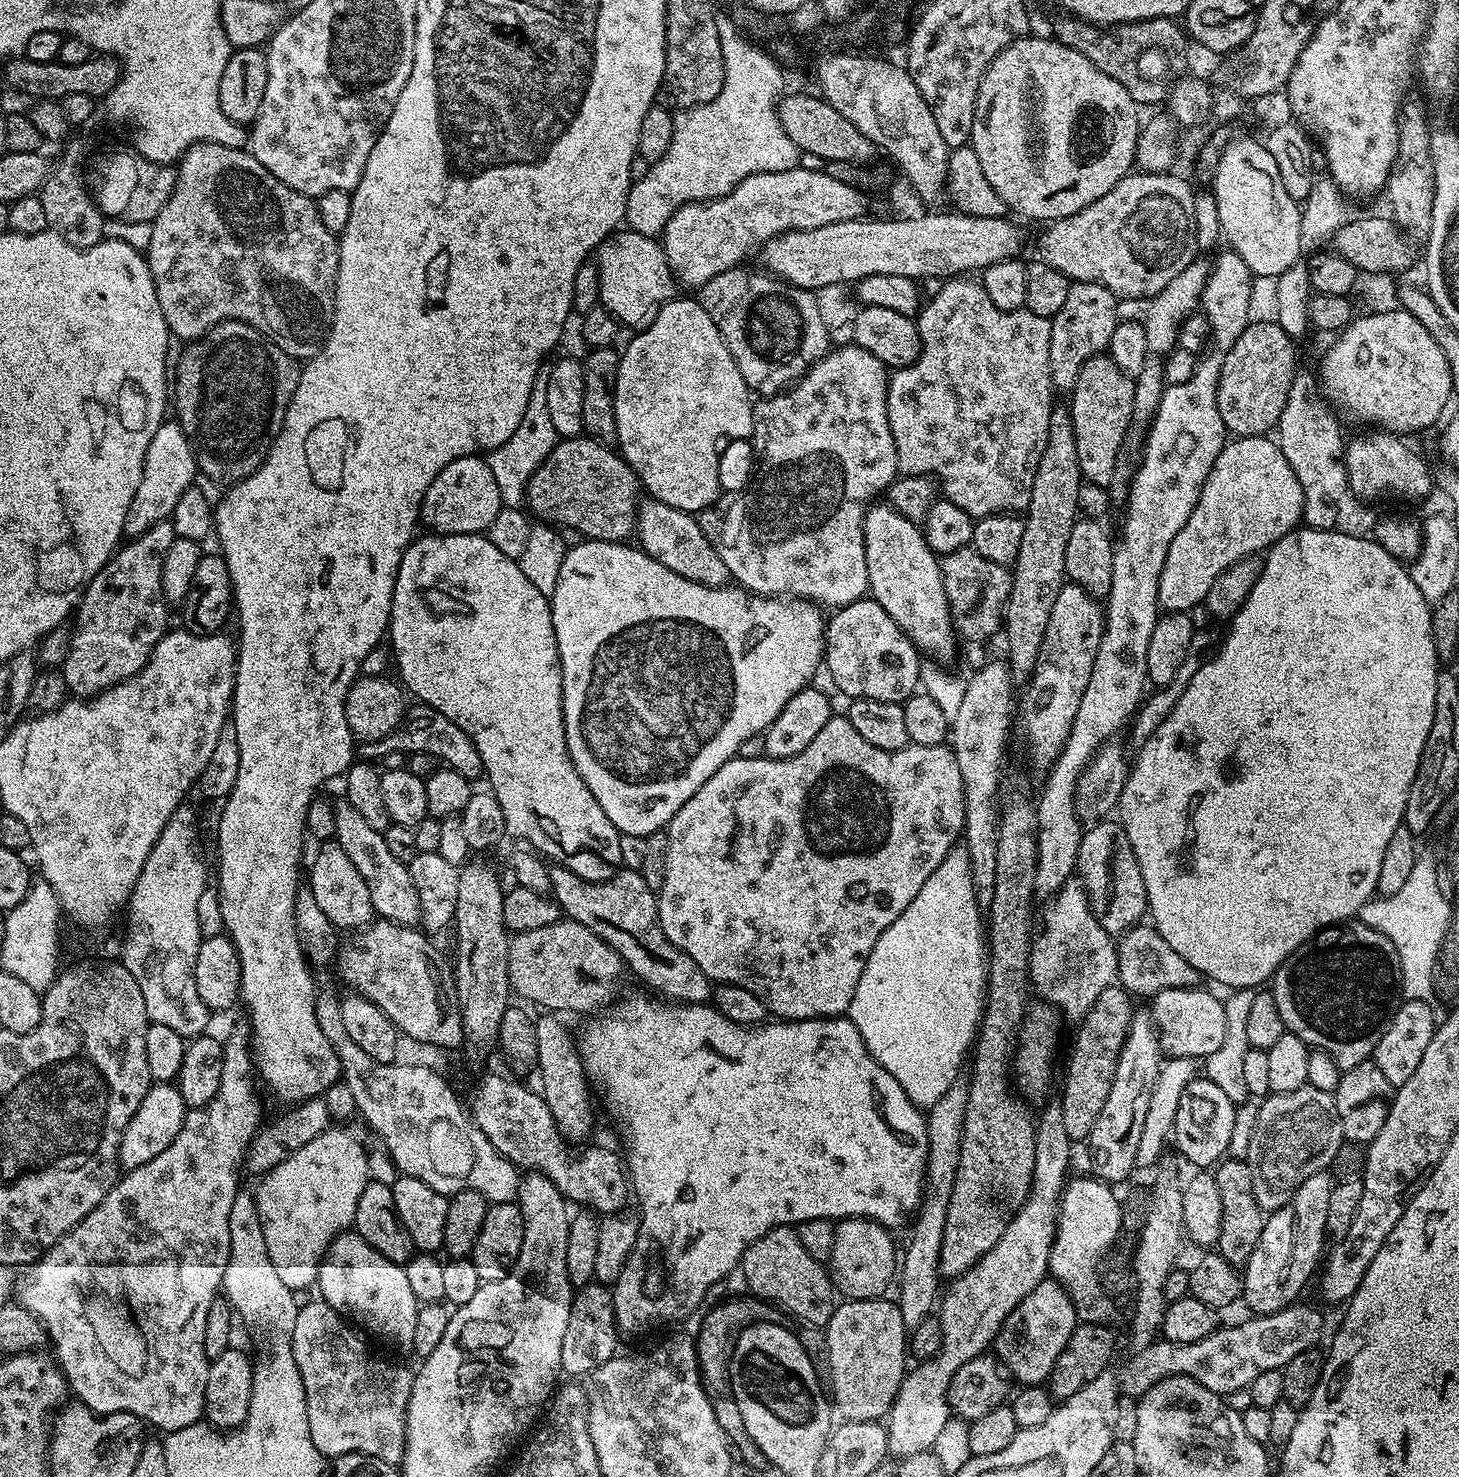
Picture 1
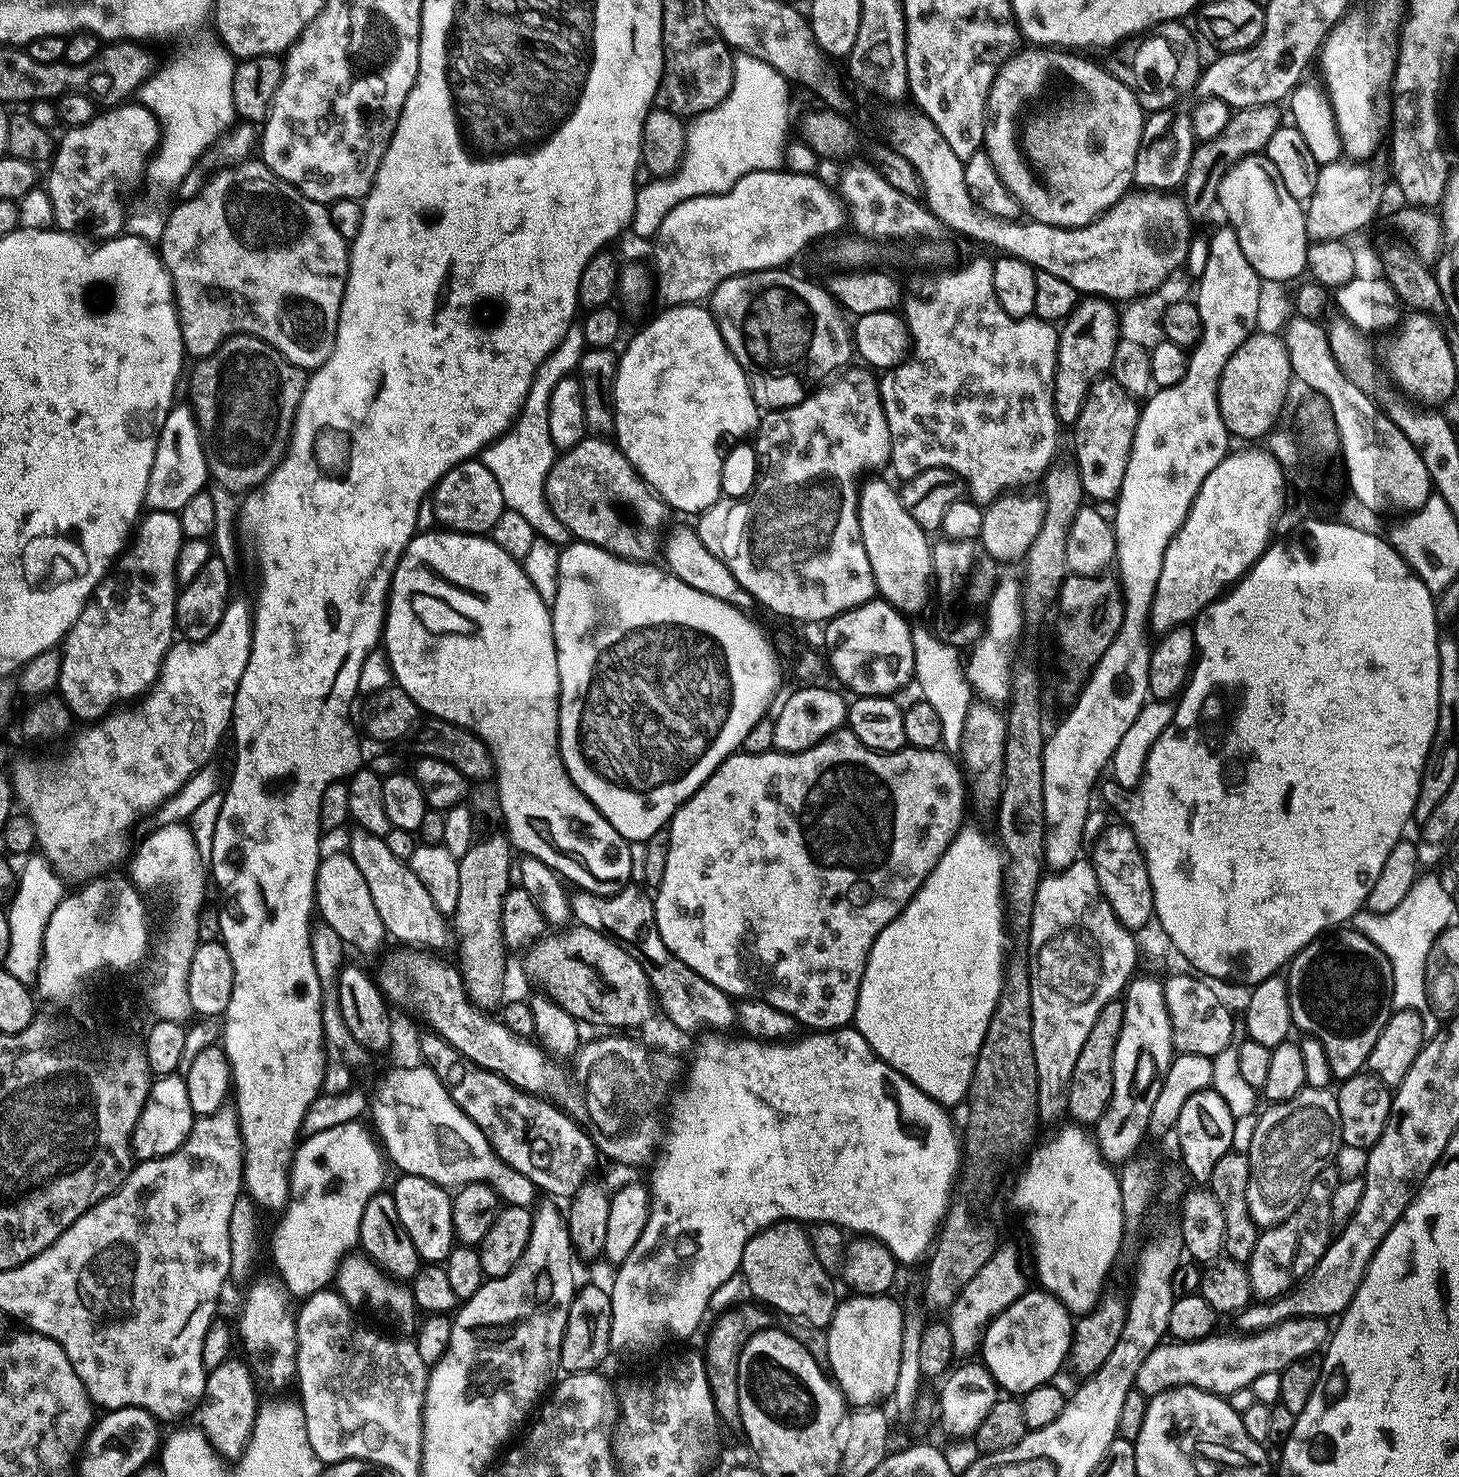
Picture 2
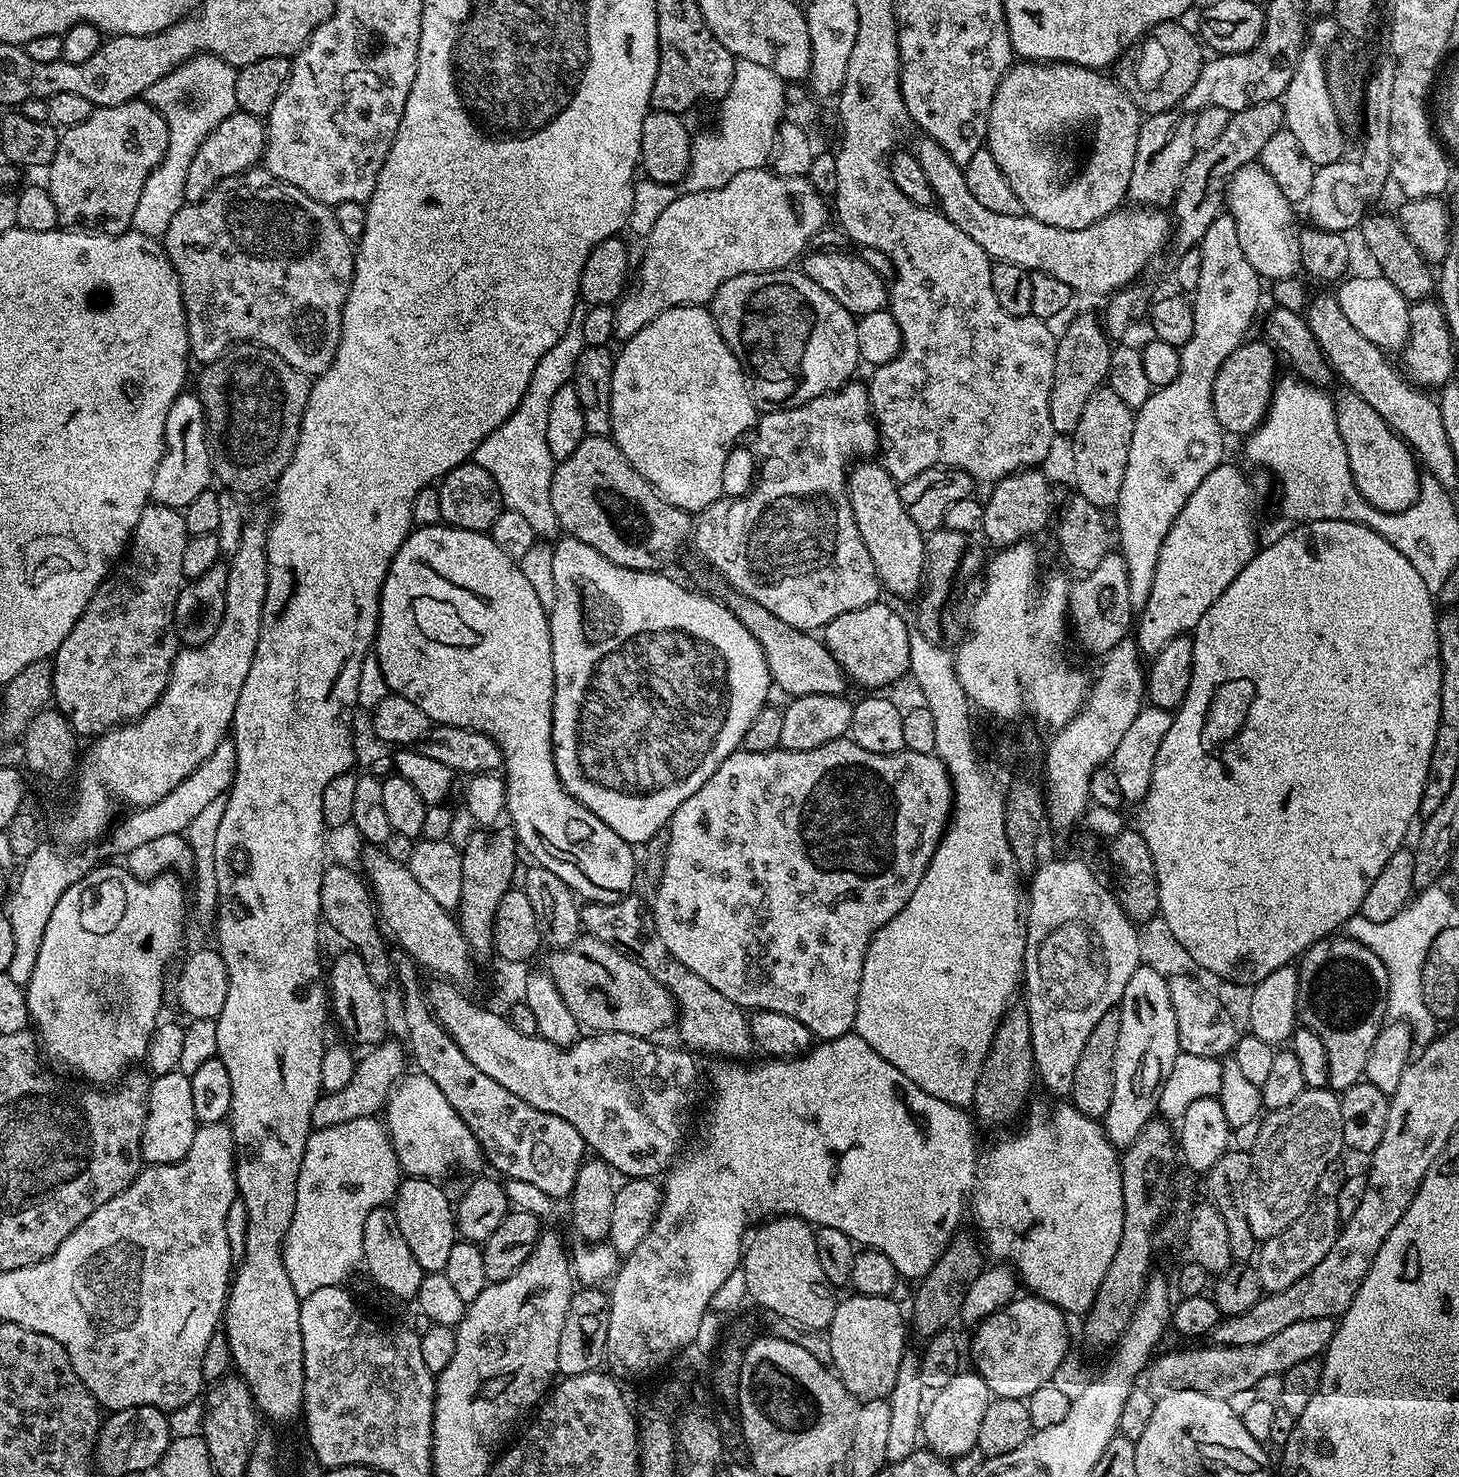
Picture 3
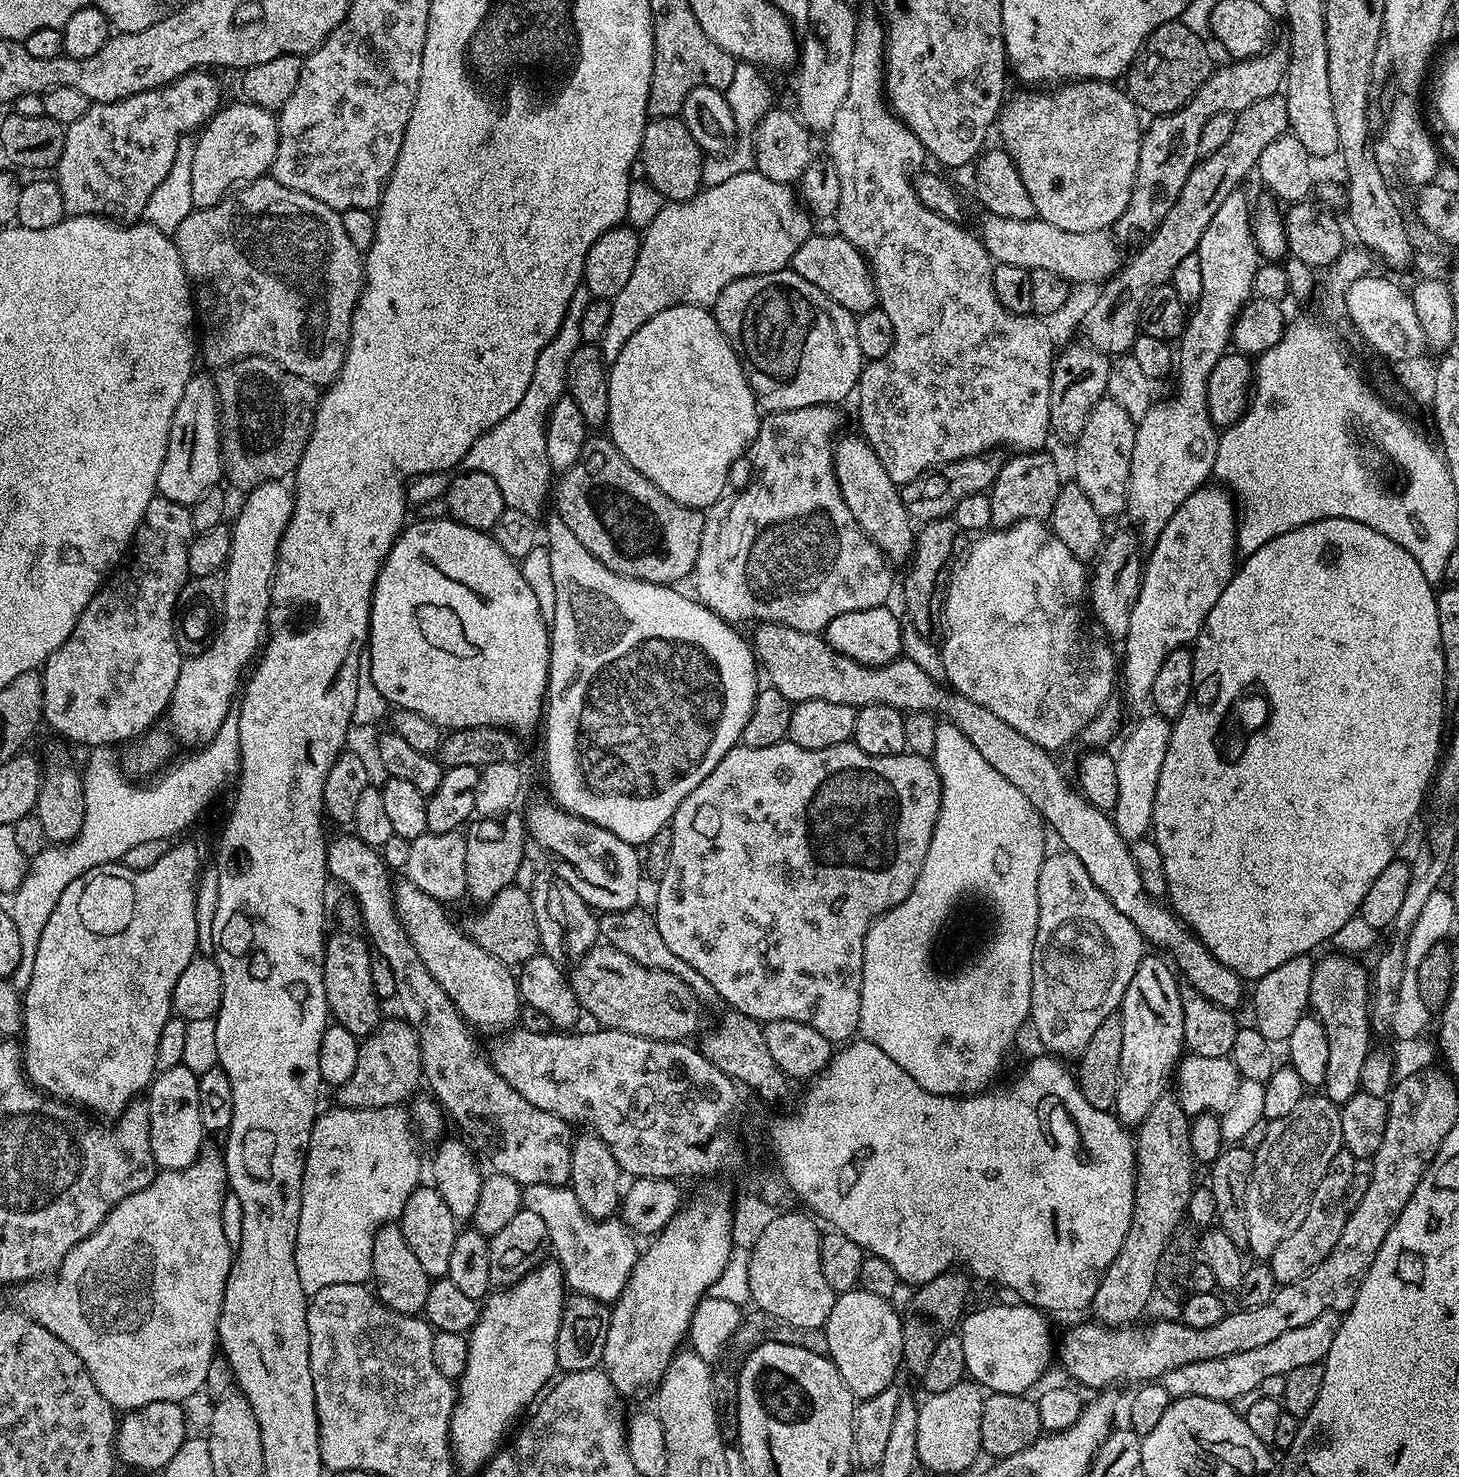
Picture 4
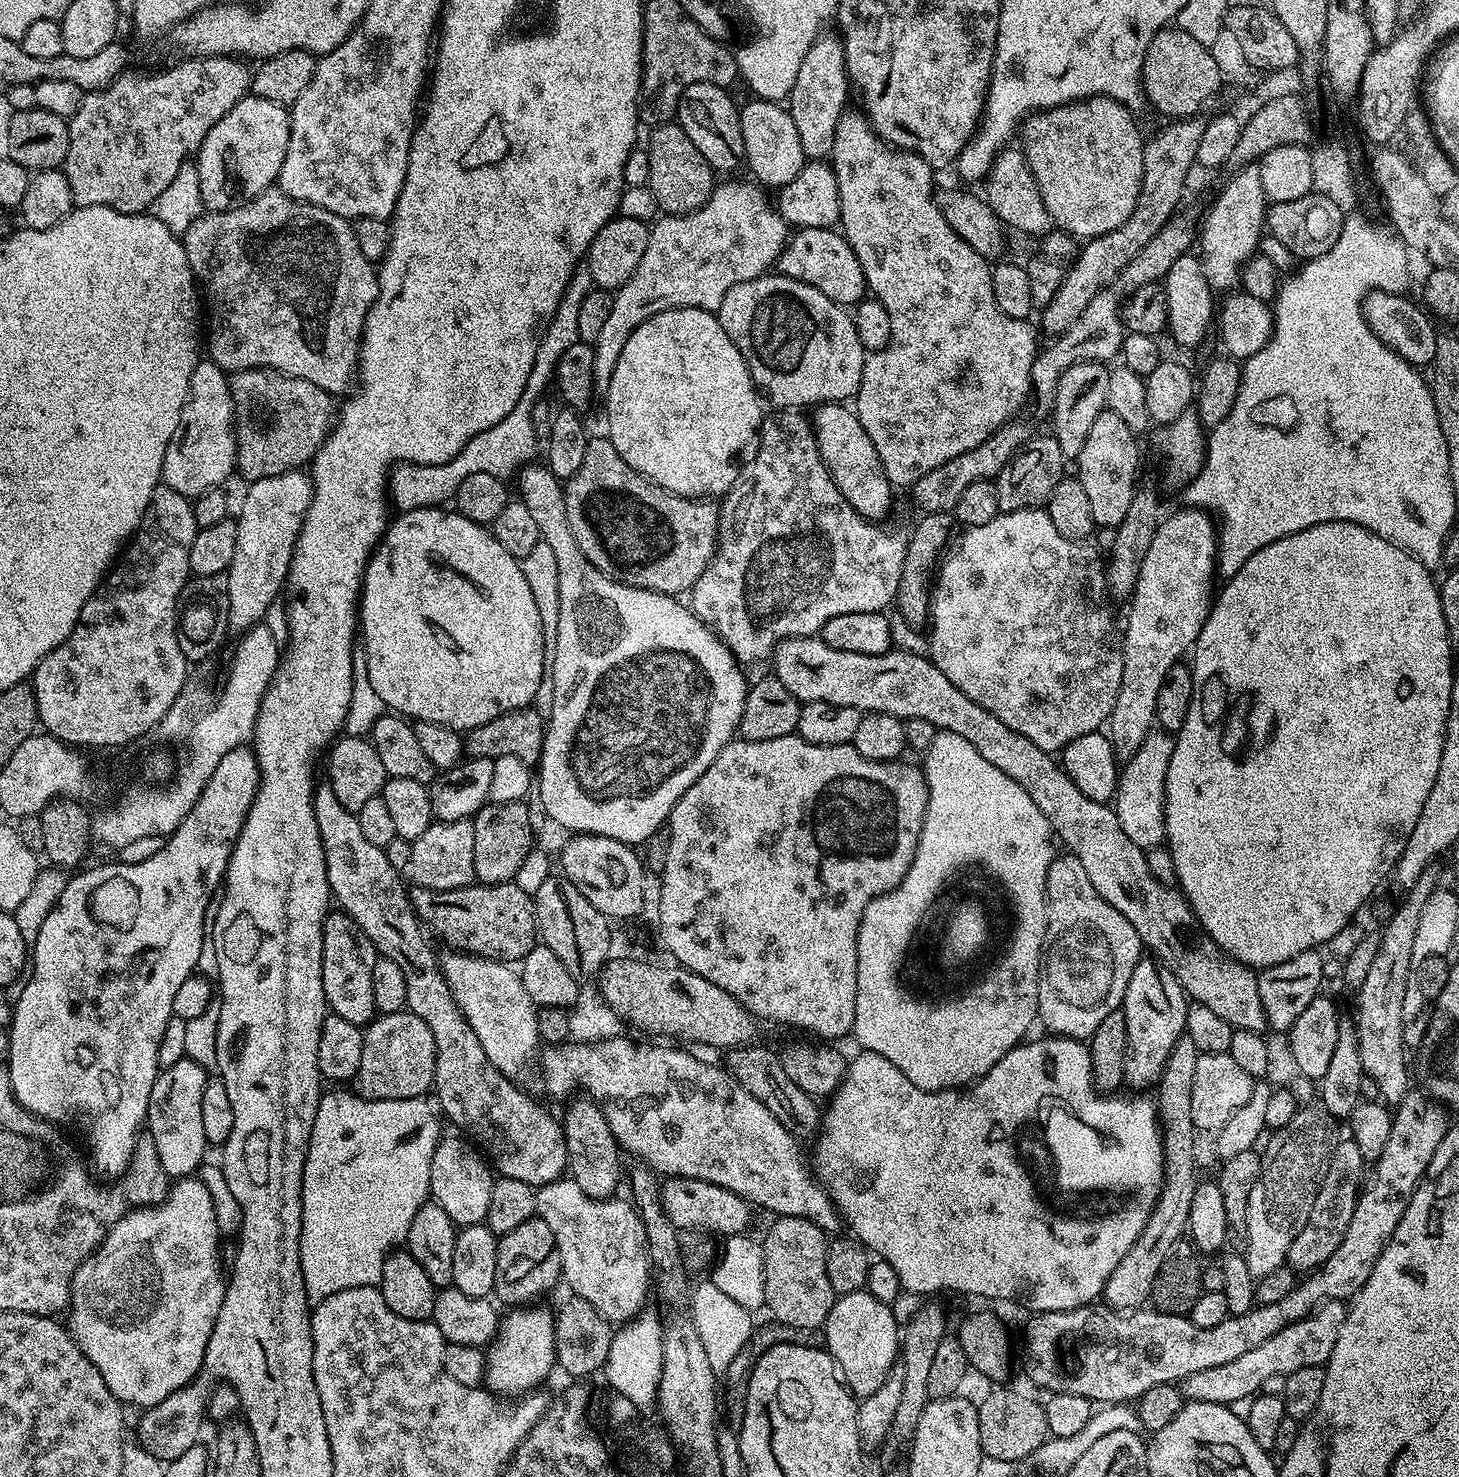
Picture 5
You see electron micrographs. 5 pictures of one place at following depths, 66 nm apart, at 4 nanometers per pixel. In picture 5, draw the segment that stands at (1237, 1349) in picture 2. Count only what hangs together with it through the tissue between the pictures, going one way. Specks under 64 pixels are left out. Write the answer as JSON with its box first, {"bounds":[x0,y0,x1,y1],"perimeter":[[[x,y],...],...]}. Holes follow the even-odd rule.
{"bounds":[1179,1300,1345,1406],"perimeter":[[[1330,1300],[1306,1318],[1278,1330],[1274,1338],[1266,1338],[1266,1342],[1254,1346],[1254,1350],[1246,1350],[1246,1354],[1234,1358],[1234,1362],[1225,1362],[1223,1366],[1210,1366],[1206,1370],[1190,1374],[1179,1381],[1180,1393],[1188,1402],[1197,1400],[1236,1406],[1239,1400],[1244,1402],[1257,1395],[1262,1382],[1266,1382],[1266,1378],[1271,1378],[1274,1374],[1288,1376],[1294,1370],[1302,1370],[1302,1366],[1327,1365],[1334,1350],[1334,1342],[1338,1342],[1345,1315],[1345,1305],[1341,1301]]]}

